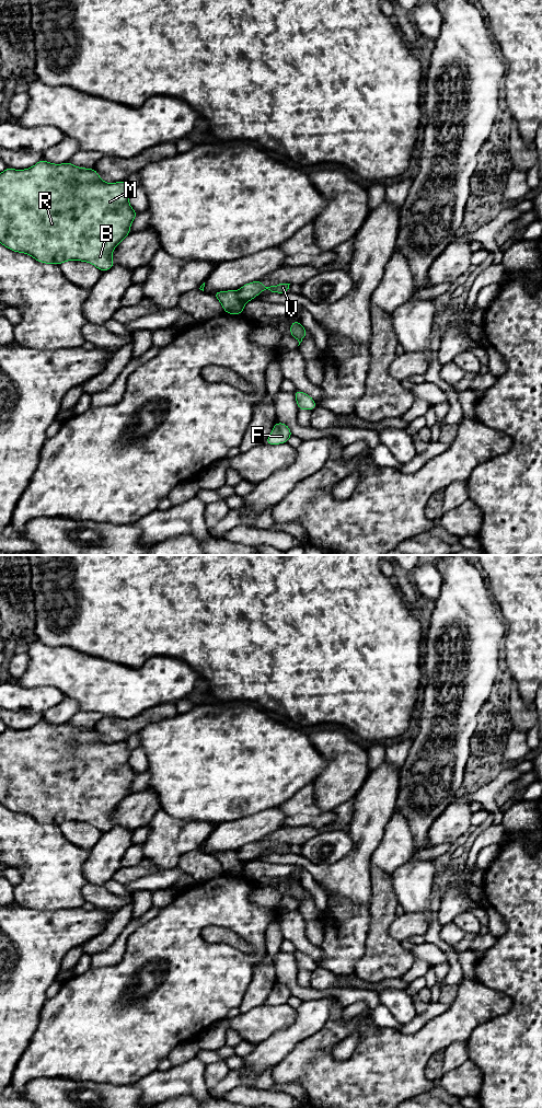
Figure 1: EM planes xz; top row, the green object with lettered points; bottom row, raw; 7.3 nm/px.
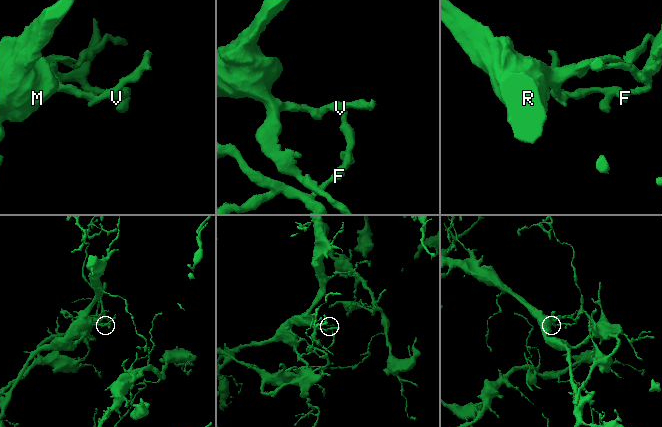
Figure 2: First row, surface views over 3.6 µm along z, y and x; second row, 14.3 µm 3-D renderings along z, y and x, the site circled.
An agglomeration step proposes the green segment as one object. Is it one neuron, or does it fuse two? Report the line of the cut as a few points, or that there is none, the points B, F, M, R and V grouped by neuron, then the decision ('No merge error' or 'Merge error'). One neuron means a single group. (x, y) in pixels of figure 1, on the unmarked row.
No split. Groups: B F M R V. No merge error

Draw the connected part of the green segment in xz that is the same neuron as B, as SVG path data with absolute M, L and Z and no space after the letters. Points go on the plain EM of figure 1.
M42 719L34 727L25 730L7 728L0 734L0 804L11 811L25 813L39 823L60 826L67 821L89 822L104 833L114 827L113 810L130 794L130 786L138 774L129 765L129 754L130 750L126 741L105 743L94 728L78 728L69 722L54 725Z

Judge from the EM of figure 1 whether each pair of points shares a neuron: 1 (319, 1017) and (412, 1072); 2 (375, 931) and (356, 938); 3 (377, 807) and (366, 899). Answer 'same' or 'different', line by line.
1: different
2: different
3: same

